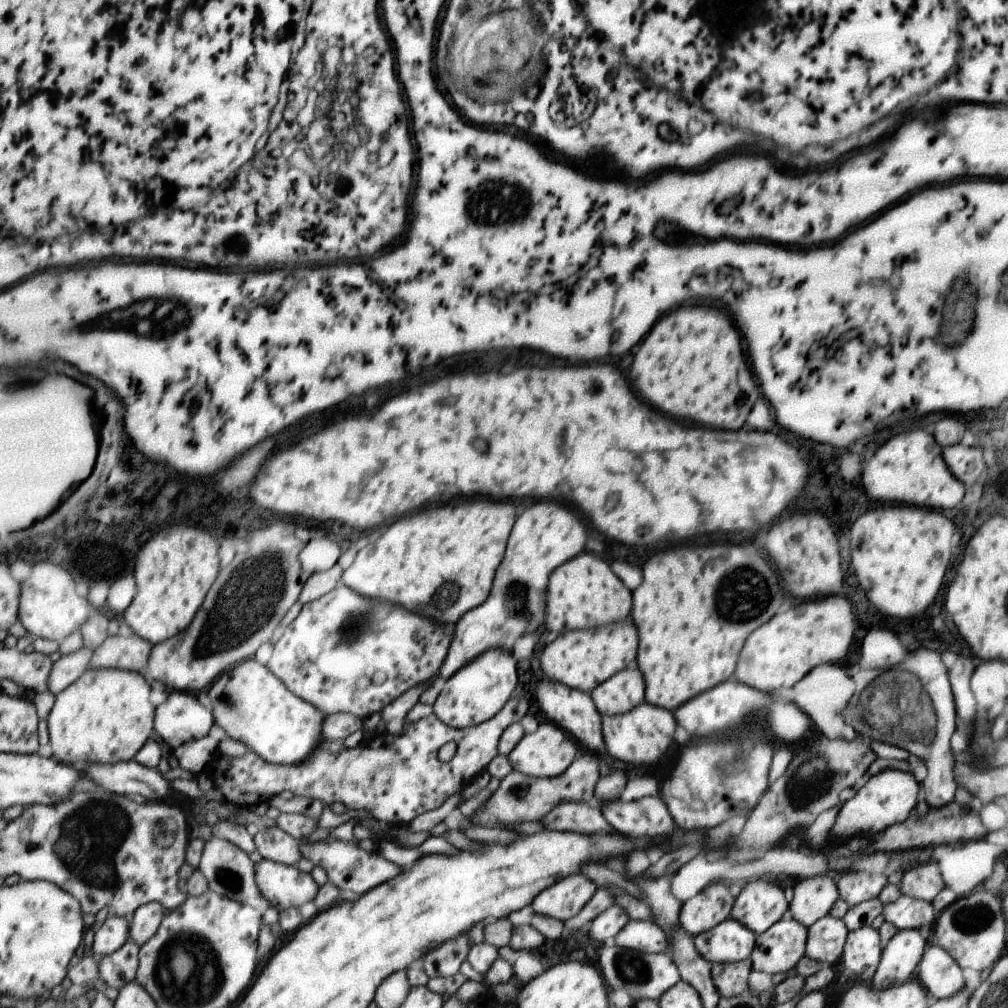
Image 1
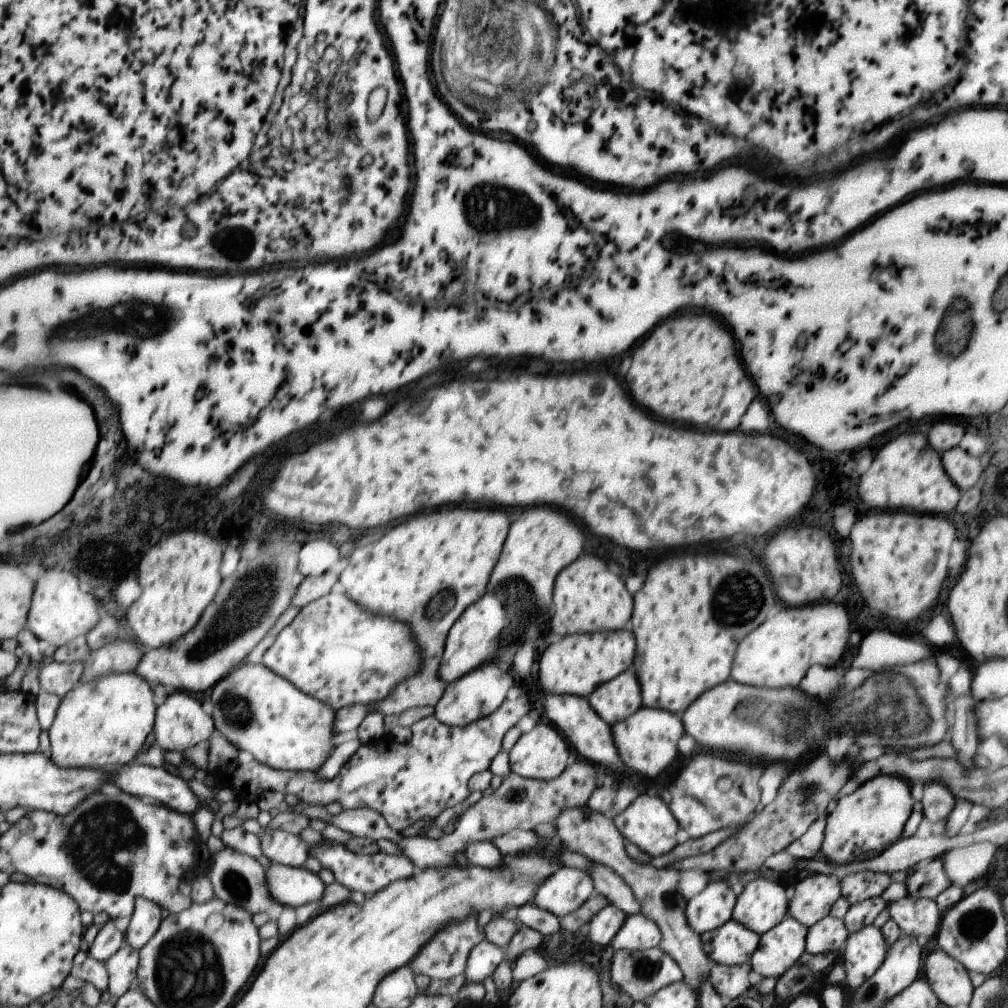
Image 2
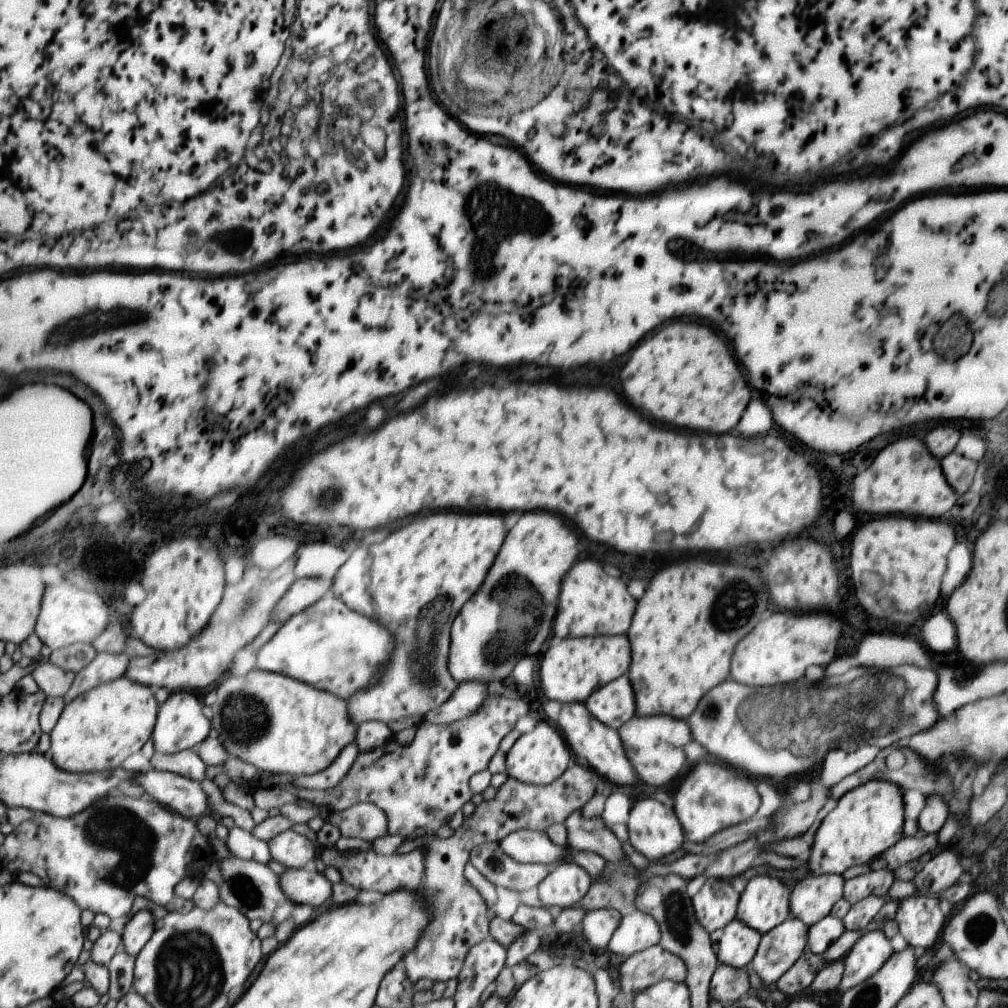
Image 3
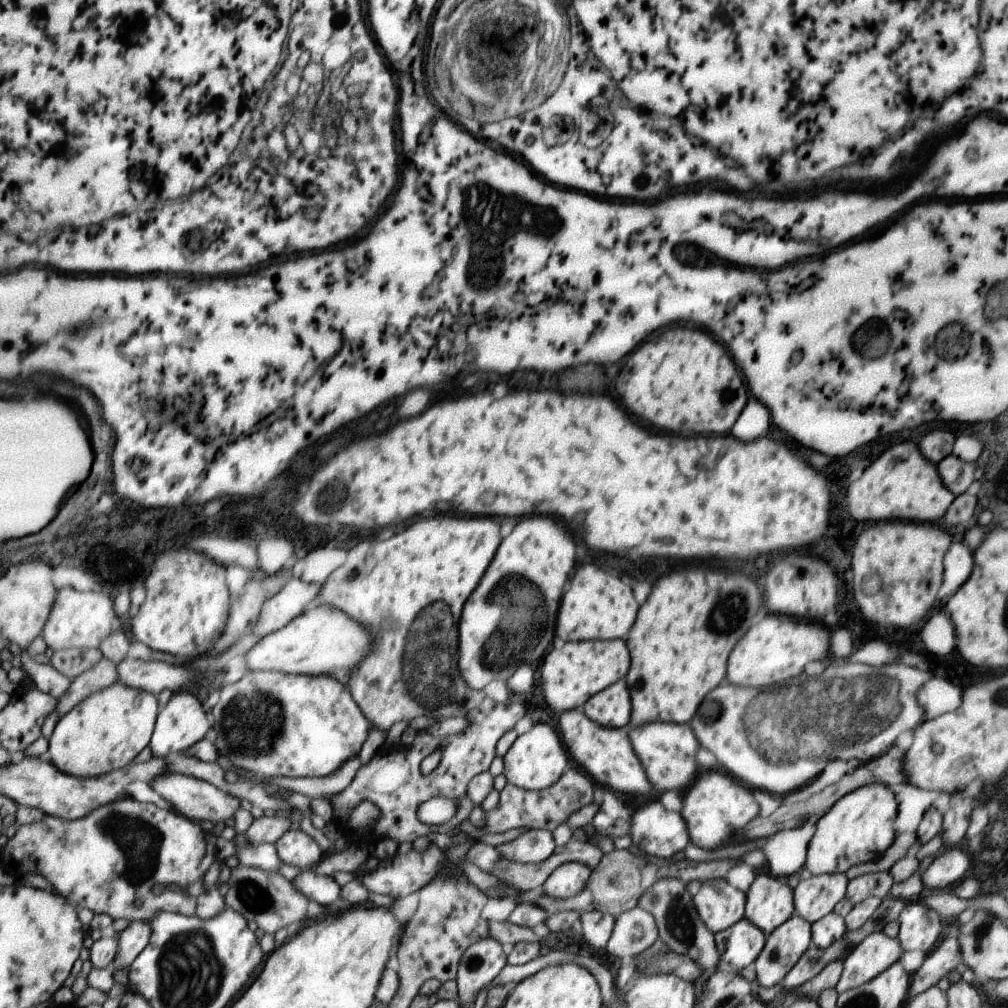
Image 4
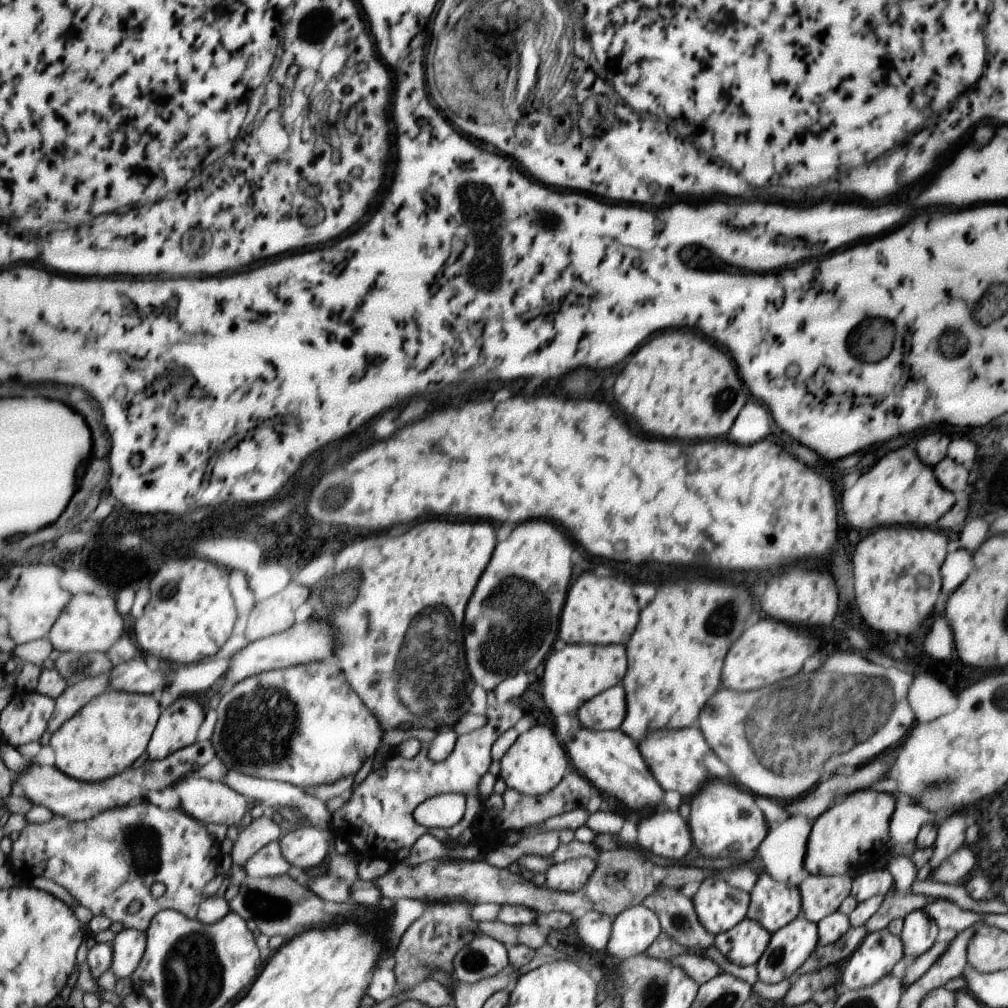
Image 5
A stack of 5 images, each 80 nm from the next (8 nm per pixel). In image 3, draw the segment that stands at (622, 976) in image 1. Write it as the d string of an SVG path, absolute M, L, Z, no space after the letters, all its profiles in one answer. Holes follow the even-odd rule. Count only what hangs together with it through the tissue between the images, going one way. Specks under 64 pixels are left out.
M658 944L629 955L620 964L618 976L631 980L631 992L638 993L662 980L683 983L686 966L677 955L663 950Z

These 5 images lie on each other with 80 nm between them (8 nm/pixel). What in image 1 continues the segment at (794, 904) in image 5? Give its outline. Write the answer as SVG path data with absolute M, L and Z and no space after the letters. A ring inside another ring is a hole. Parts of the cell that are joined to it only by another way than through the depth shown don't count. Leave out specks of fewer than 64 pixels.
M764 880L746 881L735 897L731 919L739 921L757 936L779 921L785 910L787 902L777 885Z

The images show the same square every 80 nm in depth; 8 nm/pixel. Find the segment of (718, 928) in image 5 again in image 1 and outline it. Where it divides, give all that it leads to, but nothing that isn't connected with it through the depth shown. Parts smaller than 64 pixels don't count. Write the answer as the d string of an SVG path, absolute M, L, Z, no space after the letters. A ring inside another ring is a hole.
M708 884L682 903L678 924L690 936L713 929L727 919L731 904L734 904L733 898L723 884Z

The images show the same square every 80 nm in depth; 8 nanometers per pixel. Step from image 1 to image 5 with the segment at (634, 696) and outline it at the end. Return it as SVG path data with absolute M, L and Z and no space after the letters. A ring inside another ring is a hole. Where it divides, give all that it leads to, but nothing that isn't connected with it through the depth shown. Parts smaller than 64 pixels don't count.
M612 686L605 689L590 698L575 713L582 726L597 731L618 730L626 718L623 688Z

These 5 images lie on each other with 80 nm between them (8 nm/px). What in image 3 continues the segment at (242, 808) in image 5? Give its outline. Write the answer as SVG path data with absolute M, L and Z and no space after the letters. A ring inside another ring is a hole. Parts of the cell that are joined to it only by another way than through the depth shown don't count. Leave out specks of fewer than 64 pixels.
M152 769L136 773L136 778L132 780L144 789L146 797L179 814L200 819L205 813L212 812L212 805L201 783L183 775Z

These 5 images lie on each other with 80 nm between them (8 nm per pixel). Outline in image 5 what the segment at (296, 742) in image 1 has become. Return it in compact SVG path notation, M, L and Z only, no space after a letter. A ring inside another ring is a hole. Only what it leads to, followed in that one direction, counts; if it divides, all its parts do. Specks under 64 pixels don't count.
M333 660L291 667L289 670L273 670L247 678L235 688L231 688L231 692L223 696L221 704L218 704L216 709L218 723L211 741L217 758L225 763L228 770L238 770L243 774L269 780L290 782L299 788L329 784L357 774L361 764L369 756L373 758L382 748L383 727L379 726L372 710L351 686L342 667ZM245 686L255 688L255 694L249 700L245 698ZM293 738L297 738L297 750L291 748Z

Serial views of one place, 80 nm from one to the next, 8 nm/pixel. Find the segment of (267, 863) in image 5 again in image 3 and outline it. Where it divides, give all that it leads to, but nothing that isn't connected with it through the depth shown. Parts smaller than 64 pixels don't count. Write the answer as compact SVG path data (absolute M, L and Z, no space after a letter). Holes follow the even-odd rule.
M234 826L229 830L225 846L228 853L239 858L253 859L263 864L273 859L268 842L241 827Z

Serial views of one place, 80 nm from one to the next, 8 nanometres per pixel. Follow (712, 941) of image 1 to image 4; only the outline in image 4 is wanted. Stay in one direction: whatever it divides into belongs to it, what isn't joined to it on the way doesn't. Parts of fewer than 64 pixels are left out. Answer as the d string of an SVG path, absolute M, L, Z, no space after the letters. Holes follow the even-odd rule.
M742 918L729 928L714 933L719 958L740 970L758 958L765 946L766 934Z

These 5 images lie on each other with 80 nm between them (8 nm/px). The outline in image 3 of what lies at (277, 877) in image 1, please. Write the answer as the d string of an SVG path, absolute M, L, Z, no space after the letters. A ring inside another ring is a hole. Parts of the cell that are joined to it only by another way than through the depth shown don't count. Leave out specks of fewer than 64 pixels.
M286 868L280 876L283 892L297 905L323 906L332 898L333 883L314 868Z

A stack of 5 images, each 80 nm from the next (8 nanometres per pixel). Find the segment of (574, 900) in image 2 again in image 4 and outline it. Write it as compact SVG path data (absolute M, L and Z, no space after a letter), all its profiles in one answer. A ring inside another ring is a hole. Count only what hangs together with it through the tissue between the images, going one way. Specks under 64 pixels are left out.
M566 862L553 869L540 886L543 895L552 899L570 899L579 894L592 870L586 864Z

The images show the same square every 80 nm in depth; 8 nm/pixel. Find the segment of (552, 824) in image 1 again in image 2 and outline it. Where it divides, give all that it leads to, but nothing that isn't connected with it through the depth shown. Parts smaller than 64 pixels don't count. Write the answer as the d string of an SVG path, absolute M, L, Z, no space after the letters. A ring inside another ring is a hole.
M585 806L564 808L555 817L554 830L565 849L585 856L595 865L609 867L632 890L638 900L639 912L658 925L662 940L658 947L665 951L681 969L682 981L688 983L696 992L701 981L708 976L711 960L705 954L700 935L693 931L684 915L686 900L681 893L675 892L678 872L675 868L656 869L649 865L633 862L623 852L621 834L603 814L588 811Z

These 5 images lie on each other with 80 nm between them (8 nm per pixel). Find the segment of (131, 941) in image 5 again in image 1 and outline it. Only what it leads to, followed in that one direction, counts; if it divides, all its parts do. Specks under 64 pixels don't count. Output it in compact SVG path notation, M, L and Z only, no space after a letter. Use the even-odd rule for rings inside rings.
M153 901L140 906L130 923L130 938L143 946L157 934L165 917L165 907L162 902Z

